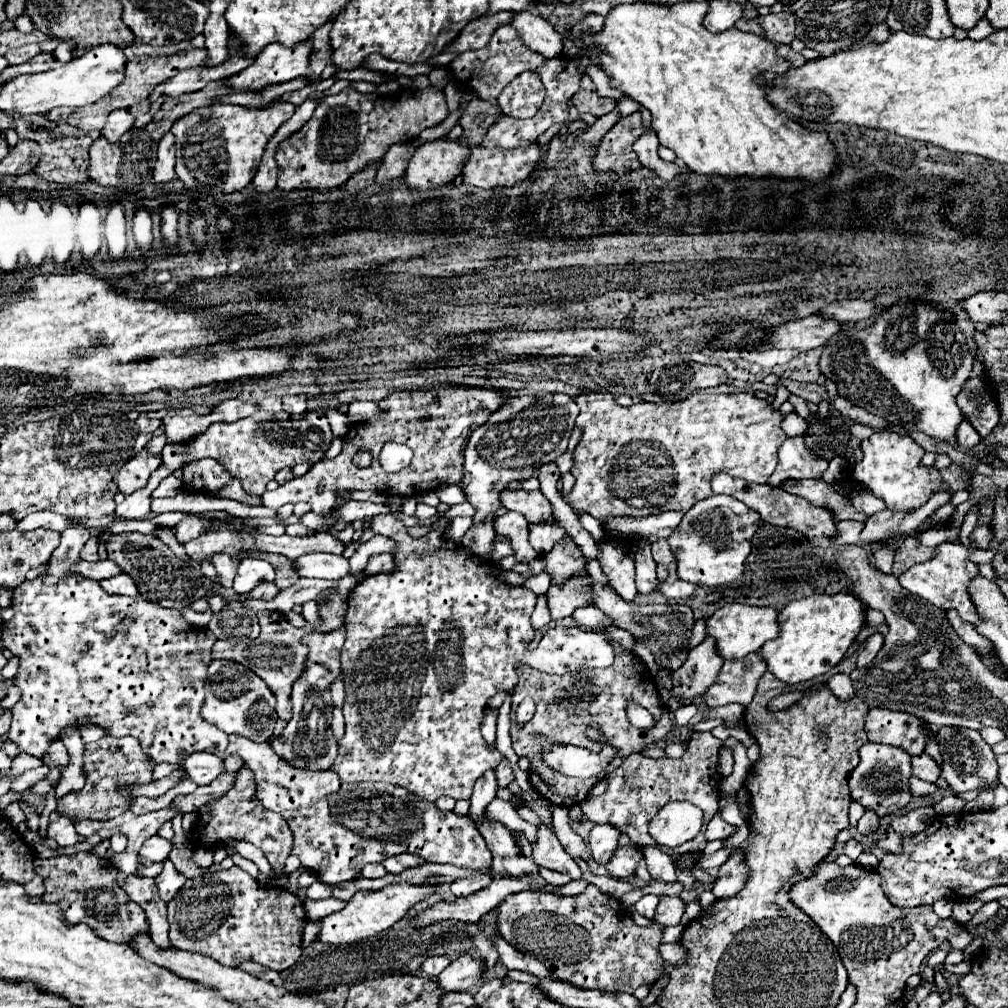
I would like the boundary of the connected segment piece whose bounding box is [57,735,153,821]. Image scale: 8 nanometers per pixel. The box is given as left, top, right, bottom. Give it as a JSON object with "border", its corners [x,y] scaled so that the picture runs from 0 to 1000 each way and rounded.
{"border":[[[100,731],[94,737],[84,739],[82,749],[82,761],[84,761],[84,781],[76,787],[64,789],[61,795],[57,795],[57,805],[68,813],[74,811],[86,811],[86,813],[112,813],[118,807],[124,807],[128,803],[128,791],[122,791],[118,787],[120,779],[136,779],[136,777],[148,777],[152,767],[152,755],[140,747],[140,739],[136,739],[134,731]]]}

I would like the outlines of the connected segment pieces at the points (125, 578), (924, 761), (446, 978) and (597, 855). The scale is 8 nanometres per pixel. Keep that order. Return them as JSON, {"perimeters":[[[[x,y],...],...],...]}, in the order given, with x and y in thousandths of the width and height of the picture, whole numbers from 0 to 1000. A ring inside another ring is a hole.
{"perimeters":[[[[118,568],[110,574],[102,574],[98,576],[98,580],[110,588],[110,590],[136,590],[136,580],[132,578],[132,574],[126,570],[126,568]]],[[[916,747],[916,749],[906,751],[906,769],[916,775],[928,777],[932,771],[932,761],[920,747]]],[[[457,947],[438,967],[436,979],[439,983],[465,983],[481,967],[481,957],[471,947]]],[[[590,818],[584,826],[584,848],[592,856],[604,854],[608,842],[614,838],[614,826],[608,818]]]]}

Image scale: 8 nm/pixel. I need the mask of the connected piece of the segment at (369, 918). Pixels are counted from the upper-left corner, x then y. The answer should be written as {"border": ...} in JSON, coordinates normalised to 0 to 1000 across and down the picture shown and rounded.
{"border":[[[422,872],[416,878],[412,878],[412,876],[390,876],[390,878],[384,878],[376,884],[356,884],[344,894],[340,904],[318,912],[316,932],[320,936],[338,938],[338,936],[352,936],[356,932],[374,928],[374,926],[390,920],[396,912],[400,912],[410,898],[428,890],[432,886],[434,878],[436,878],[434,872]]]}

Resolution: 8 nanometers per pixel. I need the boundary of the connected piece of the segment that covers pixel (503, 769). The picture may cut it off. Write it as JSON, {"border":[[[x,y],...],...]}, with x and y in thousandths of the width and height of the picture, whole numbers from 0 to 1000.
{"border":[[[499,753],[497,759],[493,761],[491,769],[493,769],[493,777],[495,777],[495,781],[503,781],[503,779],[509,775],[509,765],[507,765],[507,761],[505,761],[505,757],[503,757],[501,753]]]}

